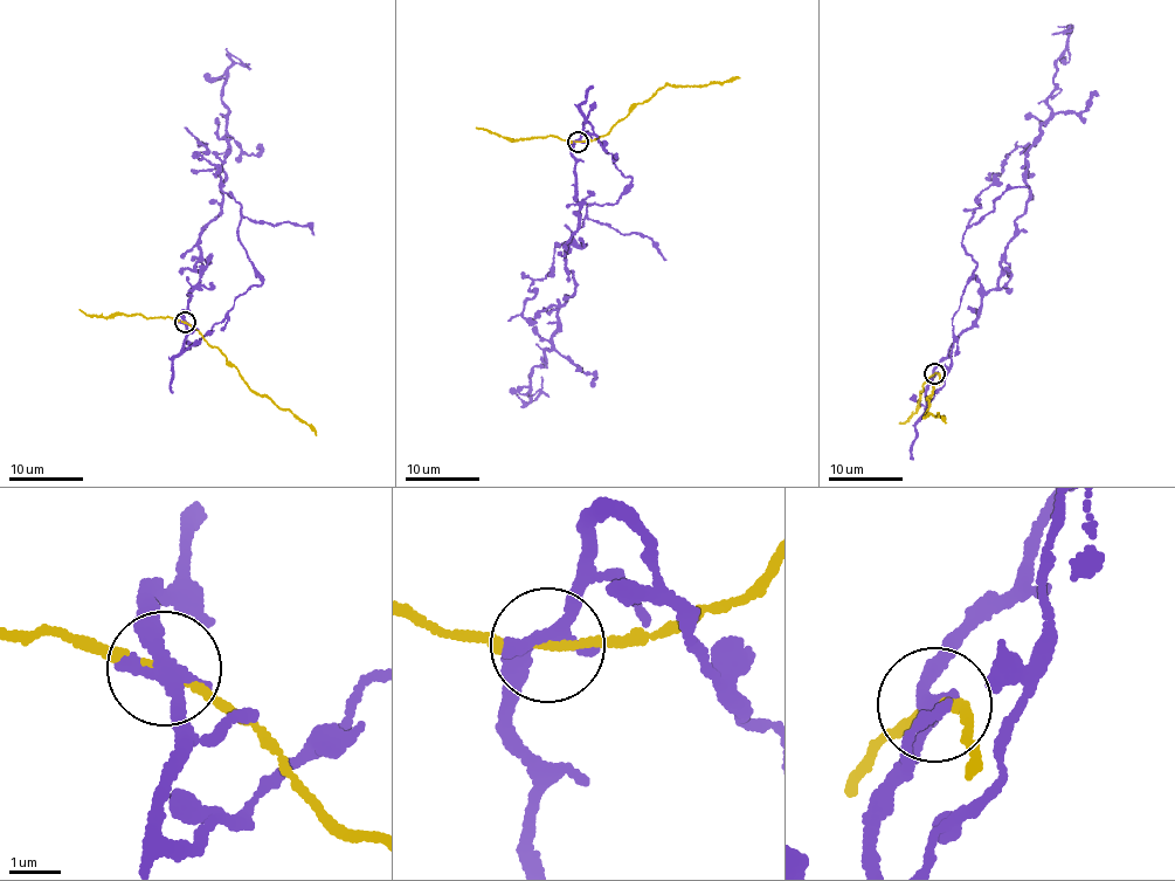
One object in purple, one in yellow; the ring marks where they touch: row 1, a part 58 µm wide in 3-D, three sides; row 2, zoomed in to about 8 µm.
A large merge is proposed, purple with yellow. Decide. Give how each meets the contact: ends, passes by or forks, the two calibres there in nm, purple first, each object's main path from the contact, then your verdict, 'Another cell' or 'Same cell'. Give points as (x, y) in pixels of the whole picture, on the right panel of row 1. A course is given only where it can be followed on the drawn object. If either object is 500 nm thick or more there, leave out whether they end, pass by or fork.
At the ring purple passes by. At the ring yellow passes by. Thickness 320 nm (purple) against 140 nm. Course of purple: (935, 373), (996, 287), (1004, 247), (1025, 208), (1025, 152), (1051, 114), (1048, 96), (1068, 36), (1052, 34). Course of yellow: (935, 373), (939, 372), (941, 378), (933, 385), (925, 417), (928, 412), (937, 417), (939, 413), (947, 422). Another cell

